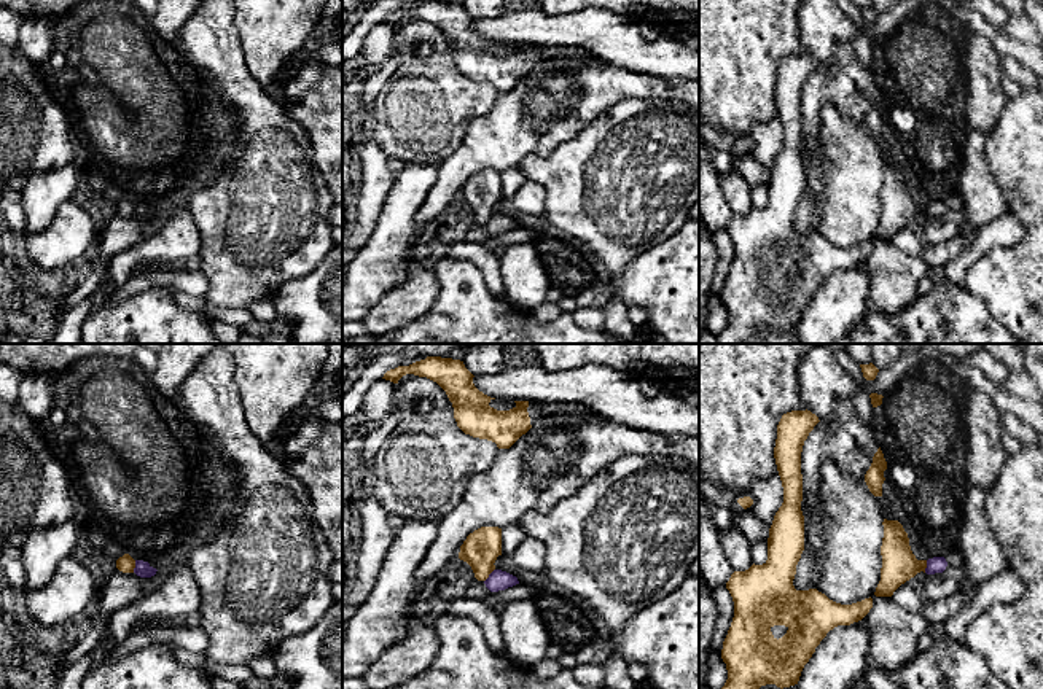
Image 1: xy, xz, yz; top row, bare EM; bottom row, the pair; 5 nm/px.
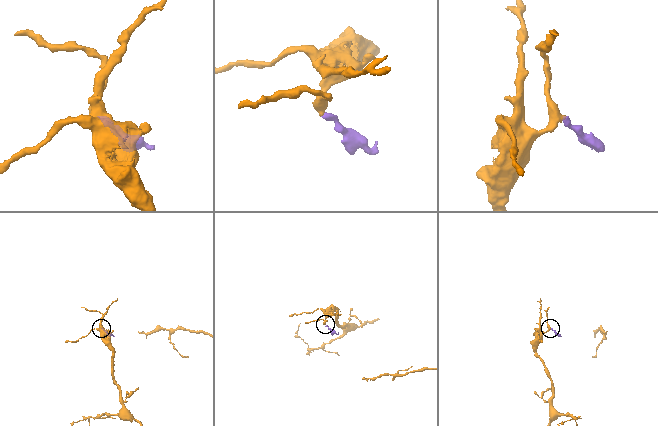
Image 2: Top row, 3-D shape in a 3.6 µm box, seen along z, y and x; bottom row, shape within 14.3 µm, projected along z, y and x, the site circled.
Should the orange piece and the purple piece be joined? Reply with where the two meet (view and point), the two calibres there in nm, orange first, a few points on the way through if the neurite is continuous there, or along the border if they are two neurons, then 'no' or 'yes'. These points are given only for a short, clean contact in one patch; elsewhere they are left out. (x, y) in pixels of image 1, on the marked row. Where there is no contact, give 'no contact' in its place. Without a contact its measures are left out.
contact xy (134, 567); calibres 90 and 80 nm; border xy (136, 560), (132, 572); no

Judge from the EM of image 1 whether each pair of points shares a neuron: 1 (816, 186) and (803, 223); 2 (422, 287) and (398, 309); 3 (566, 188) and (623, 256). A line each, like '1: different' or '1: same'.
1: same
2: same
3: same

